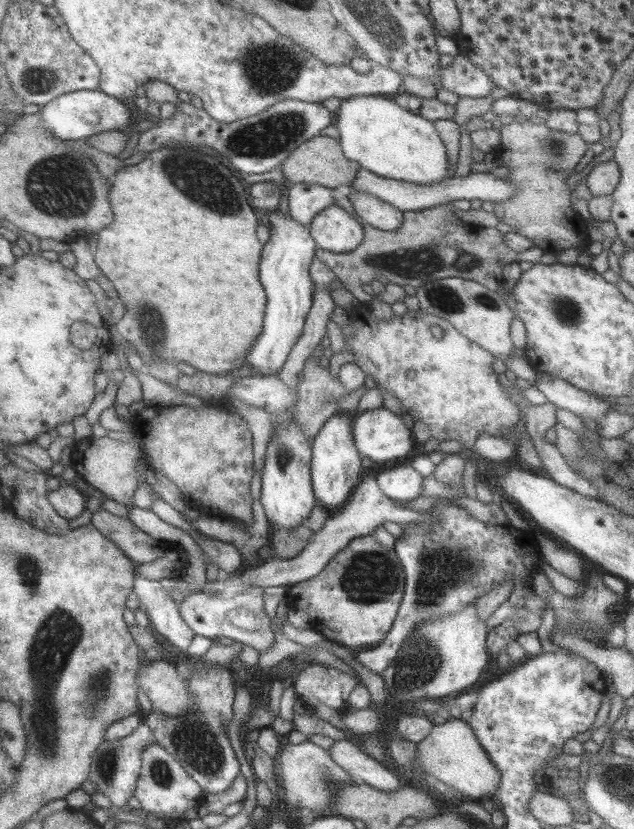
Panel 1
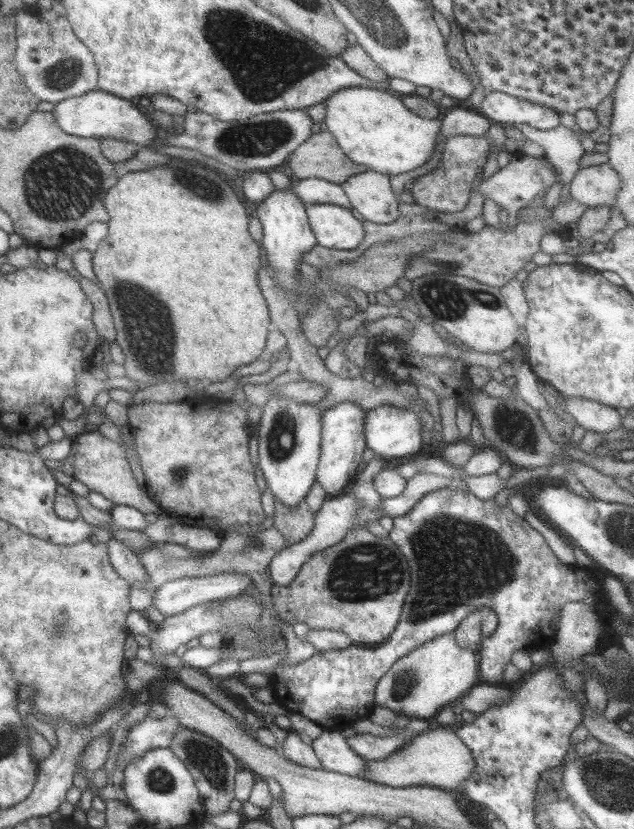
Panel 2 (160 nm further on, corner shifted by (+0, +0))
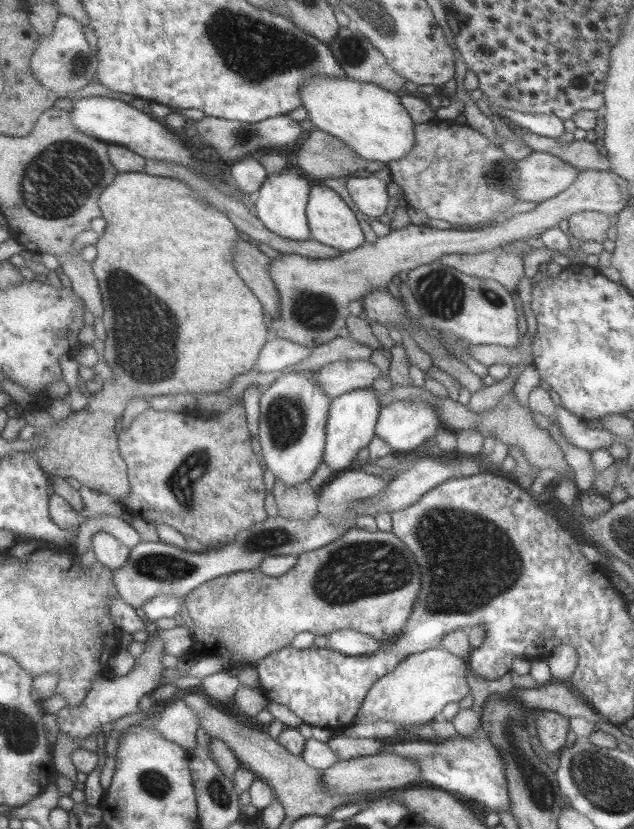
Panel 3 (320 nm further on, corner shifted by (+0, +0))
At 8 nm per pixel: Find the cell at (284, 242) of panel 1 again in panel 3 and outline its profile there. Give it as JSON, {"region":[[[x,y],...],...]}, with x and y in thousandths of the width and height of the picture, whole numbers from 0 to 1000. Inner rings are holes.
{"region":[[[450,201],[440,209],[420,209],[397,242],[405,263],[421,277],[432,280],[437,285],[459,290],[491,287],[481,258],[486,232],[491,226],[481,210],[468,201]]]}

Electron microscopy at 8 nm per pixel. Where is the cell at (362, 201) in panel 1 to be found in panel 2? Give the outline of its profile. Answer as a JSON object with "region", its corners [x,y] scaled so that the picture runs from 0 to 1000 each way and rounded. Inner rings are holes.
{"region":[[[580,203],[576,207],[550,212],[536,223],[555,251],[560,251],[573,261],[576,268],[582,267],[598,271],[610,270],[629,262],[628,244],[614,226],[614,214]]]}

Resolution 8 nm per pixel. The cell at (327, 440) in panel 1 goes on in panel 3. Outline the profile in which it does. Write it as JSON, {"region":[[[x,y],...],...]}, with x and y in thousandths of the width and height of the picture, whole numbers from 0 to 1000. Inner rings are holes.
{"region":[[[554,470],[521,483],[508,555],[527,569],[527,573],[535,568],[544,568],[544,565],[554,560],[554,555],[562,552],[563,545],[582,536],[590,525],[599,491],[595,475],[582,470]]]}

